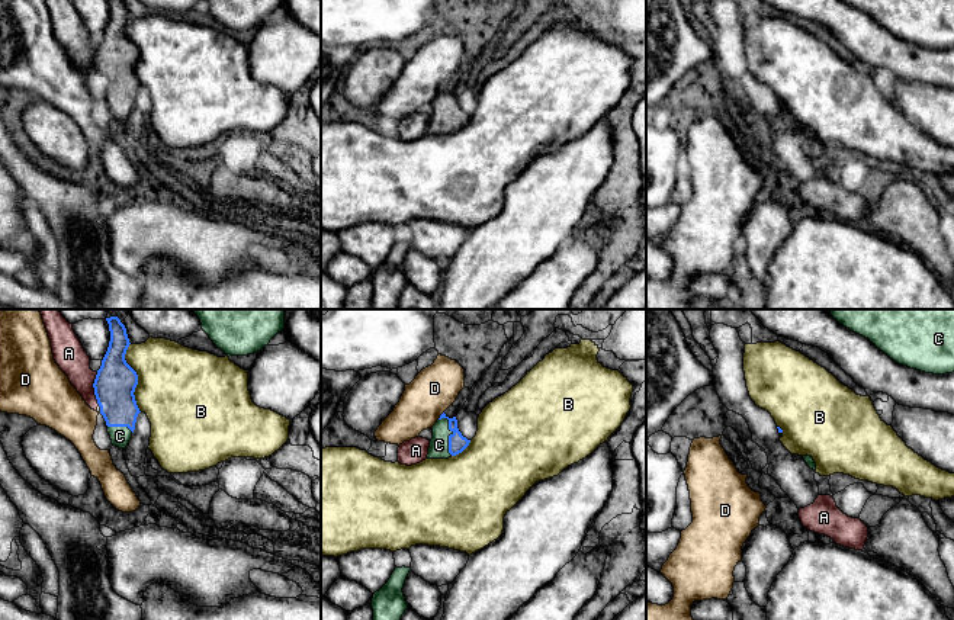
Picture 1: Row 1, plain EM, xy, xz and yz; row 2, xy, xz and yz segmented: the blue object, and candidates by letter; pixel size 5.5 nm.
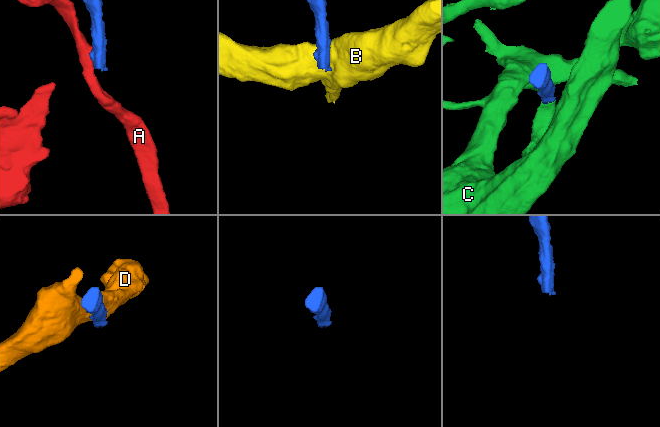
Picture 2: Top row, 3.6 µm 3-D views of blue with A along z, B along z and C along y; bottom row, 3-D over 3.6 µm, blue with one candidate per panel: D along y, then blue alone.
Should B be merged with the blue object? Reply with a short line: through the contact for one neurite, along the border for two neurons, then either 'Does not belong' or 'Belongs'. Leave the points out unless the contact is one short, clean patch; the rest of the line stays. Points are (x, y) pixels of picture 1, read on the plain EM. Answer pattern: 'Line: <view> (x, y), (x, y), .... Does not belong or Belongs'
Does not belong

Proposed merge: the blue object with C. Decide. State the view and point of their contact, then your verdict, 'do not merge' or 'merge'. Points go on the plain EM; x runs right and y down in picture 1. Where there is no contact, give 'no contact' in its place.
xz (450, 109) | merge

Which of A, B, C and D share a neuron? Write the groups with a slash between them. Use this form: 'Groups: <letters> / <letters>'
Groups: A / B / C / D

